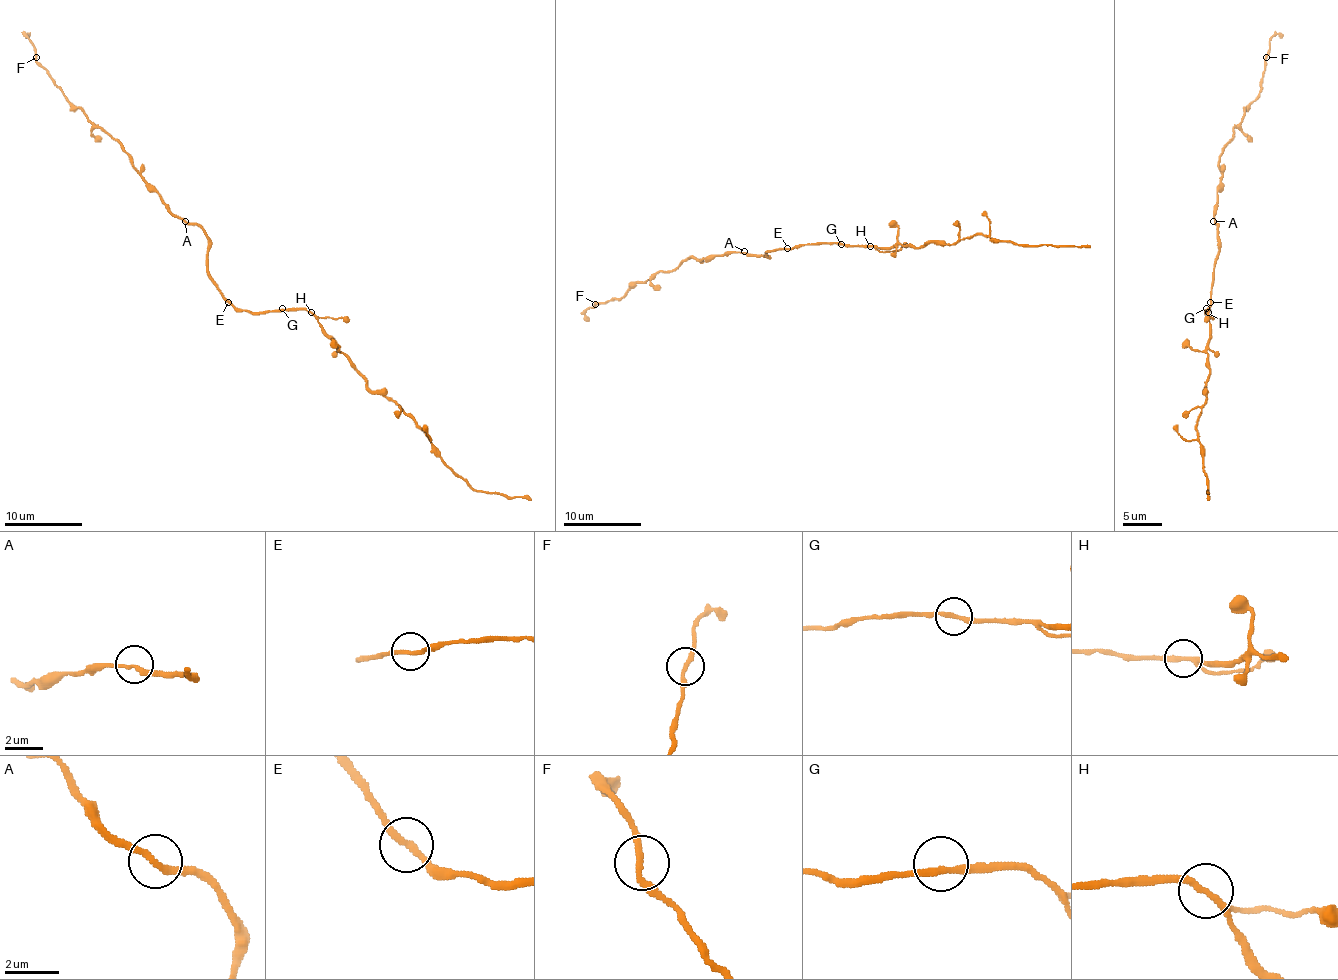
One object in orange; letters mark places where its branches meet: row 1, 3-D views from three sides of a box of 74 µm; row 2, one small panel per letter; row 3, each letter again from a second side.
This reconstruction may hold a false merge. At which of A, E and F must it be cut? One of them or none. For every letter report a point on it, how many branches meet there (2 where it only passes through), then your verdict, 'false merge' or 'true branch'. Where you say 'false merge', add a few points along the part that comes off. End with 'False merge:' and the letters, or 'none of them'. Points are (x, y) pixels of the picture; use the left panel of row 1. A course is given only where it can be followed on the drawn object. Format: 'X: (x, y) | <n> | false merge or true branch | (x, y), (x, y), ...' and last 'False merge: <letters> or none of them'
A: (185, 221) | 2 | true branch
E: (228, 302) | 2 | true branch
F: (36, 57) | 2 | true branch
False merge: none of them

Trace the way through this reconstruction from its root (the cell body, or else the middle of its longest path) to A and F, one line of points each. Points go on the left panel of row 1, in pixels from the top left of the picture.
A: (235, 306), (222, 295), (208, 271), (208, 236), (197, 225), (185, 221)
F: (235, 306), (222, 295), (208, 271), (208, 236), (168, 207), (133, 165), (131, 155), (63, 95), (36, 57)

